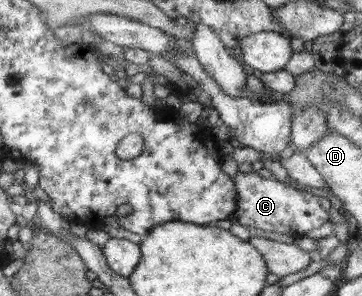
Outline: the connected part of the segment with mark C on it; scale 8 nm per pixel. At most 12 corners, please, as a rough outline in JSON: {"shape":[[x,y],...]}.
{"shape":[[238,173],[234,216],[296,239],[330,221],[318,196]]}

